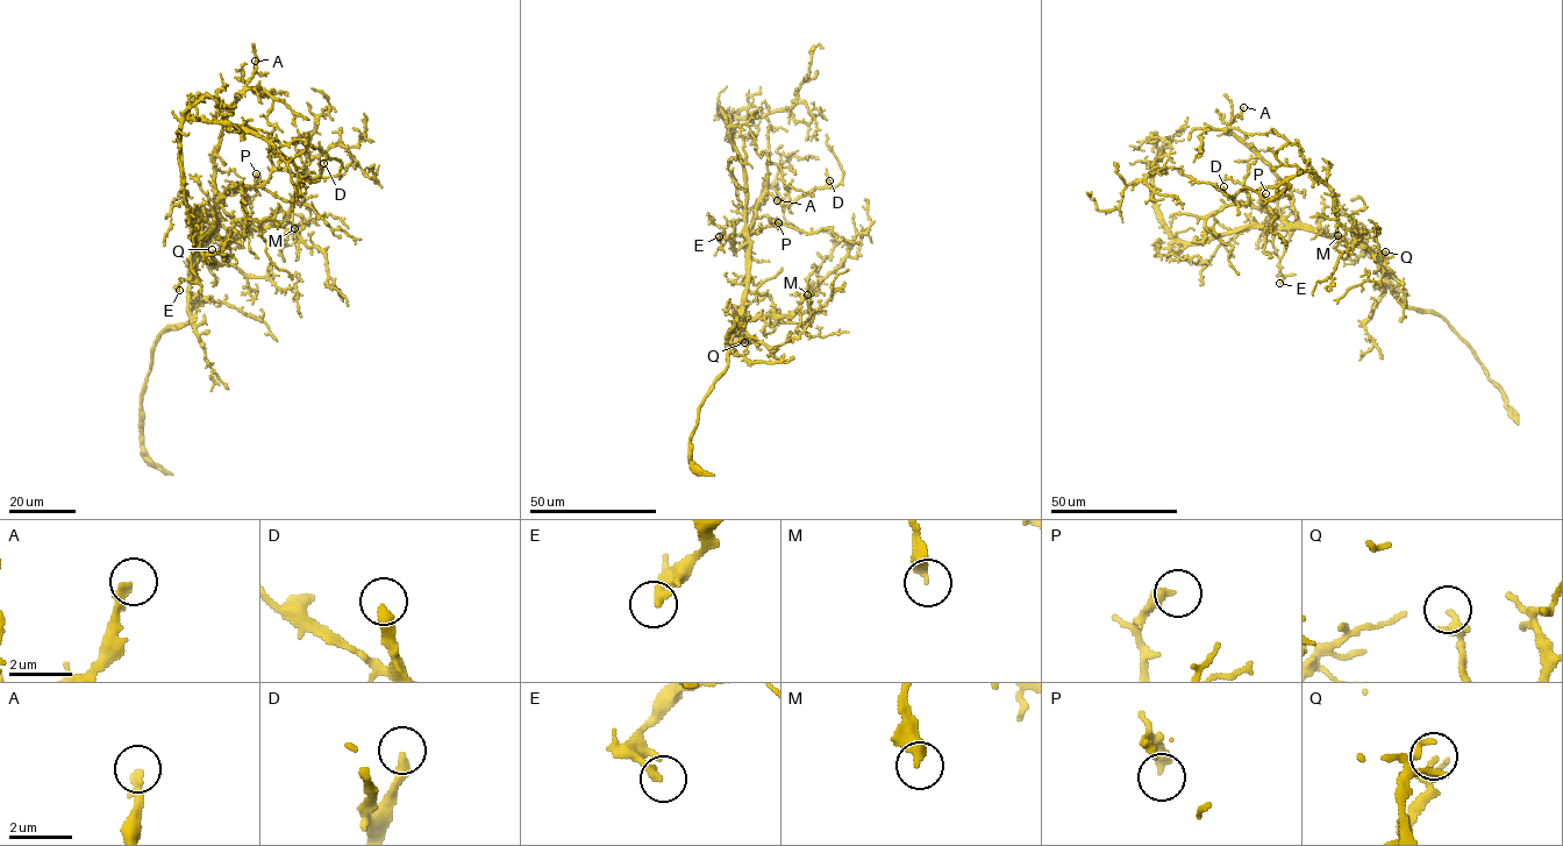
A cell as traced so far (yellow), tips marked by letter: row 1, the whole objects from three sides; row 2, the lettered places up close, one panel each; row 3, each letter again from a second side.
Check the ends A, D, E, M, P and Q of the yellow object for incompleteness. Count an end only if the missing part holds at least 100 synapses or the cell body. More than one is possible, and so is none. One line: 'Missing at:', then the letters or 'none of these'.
Missing at: none of these

